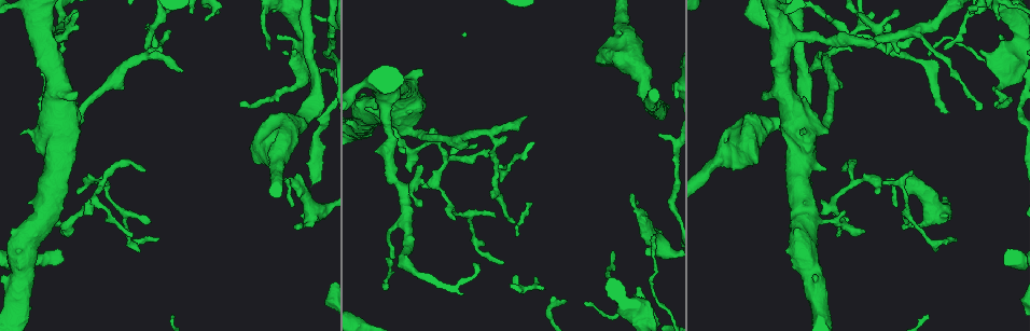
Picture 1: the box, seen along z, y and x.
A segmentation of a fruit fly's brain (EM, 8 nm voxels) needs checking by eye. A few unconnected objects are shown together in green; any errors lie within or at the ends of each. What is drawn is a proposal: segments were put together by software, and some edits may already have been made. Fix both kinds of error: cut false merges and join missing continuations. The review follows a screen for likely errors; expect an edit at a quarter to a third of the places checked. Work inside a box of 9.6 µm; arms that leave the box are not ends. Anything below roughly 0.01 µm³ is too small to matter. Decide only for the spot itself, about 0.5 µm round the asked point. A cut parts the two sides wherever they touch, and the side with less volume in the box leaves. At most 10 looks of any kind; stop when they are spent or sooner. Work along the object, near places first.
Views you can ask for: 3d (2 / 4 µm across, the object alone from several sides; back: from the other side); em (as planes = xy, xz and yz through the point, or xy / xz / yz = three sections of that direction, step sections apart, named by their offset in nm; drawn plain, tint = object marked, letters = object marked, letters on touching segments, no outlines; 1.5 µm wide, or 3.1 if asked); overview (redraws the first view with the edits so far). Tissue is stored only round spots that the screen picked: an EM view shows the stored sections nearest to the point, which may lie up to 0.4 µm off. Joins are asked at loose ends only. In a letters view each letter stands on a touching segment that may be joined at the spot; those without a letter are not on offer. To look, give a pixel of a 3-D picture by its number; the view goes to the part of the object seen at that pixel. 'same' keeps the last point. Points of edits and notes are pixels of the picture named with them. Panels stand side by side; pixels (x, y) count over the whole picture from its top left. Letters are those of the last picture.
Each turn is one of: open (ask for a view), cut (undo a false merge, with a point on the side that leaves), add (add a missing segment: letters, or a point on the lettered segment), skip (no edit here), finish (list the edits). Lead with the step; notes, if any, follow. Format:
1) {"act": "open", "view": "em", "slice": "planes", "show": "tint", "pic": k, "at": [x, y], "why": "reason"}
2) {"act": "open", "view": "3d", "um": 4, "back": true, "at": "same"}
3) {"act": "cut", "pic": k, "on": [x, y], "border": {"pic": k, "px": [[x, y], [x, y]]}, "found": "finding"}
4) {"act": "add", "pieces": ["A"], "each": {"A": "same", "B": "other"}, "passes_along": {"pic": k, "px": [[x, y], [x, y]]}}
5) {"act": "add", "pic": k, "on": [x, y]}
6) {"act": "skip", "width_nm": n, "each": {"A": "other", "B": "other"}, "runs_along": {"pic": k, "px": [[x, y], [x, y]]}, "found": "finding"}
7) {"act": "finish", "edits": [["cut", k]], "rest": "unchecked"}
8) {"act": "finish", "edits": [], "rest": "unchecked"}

{"act": "open", "view": "3d", "um": 4, "back": true, "pic": 1, "at": [239, 104], "why": "thin end"}

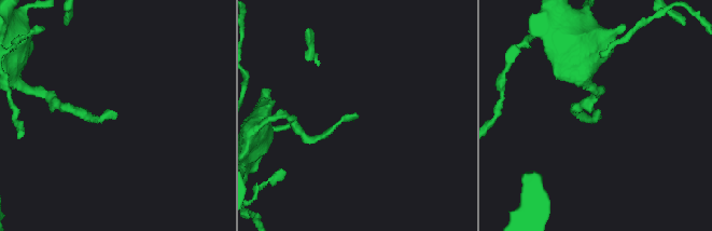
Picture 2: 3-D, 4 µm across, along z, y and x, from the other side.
{"act": "open", "view": "em", "slice": "planes", "show": "letters", "pic": 2, "at": [596, 119]}

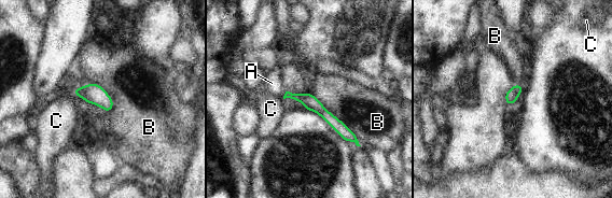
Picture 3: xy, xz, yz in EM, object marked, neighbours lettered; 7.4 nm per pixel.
{"act": "add", "pieces": ["A"], "each": {"A": "same", "B": "other", "C": "other"}, "passes_along": {"pic": 3, "px": [[310, 102], [284, 95], [272, 83]]}, "found": "the neuron continues"}

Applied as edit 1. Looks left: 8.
{"act": "open", "view": "em", "slice": "yz", "step": 4, "show": "plain", "pic": 1, "at": [488, 149], "why": "free end"}

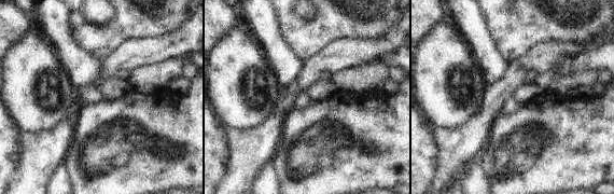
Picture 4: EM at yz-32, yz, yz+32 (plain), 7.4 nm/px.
{"act": "open", "view": "em", "slice": "yz", "step": 4, "show": "letters", "at": "same"}

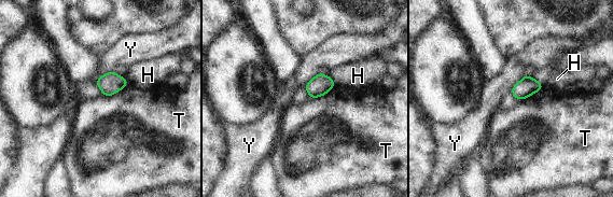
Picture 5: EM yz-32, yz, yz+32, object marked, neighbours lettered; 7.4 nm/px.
{"act": "skip", "width_nm": 140, "longest_contact_nm": ["T", 220], "each": {"H": "other", "T": "other", "Y": "other"}, "found": "no lettered segment goes on from it"}

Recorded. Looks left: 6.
{"act": "open", "view": "3d", "um": 4, "pic": 1, "at": [296, 226], "why": "branch stops here"}

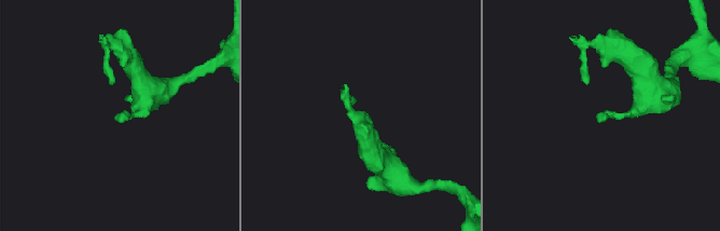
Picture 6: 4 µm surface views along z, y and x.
{"act": "open", "view": "em", "slice": "xy", "step": 8, "show": "letters", "pic": 6, "at": [603, 113]}

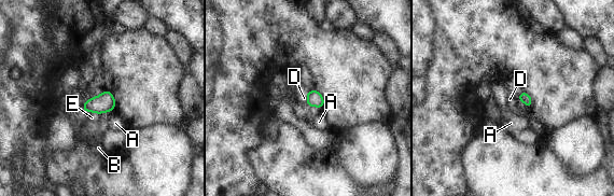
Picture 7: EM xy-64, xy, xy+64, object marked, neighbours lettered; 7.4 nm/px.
{"act": "open", "view": "em", "slice": "planes", "show": "letters", "at": "same"}

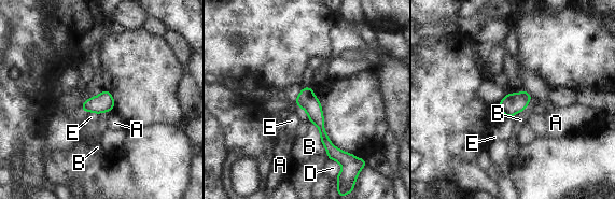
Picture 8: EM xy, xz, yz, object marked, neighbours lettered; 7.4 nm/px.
{"act": "skip", "each": {"A": "other", "B": "other", "D": "other", "E": "other"}, "border": {"pic": 8, "px": [[329, 158], [340, 165]]}, "found": "none of them fits"}

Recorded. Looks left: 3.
{"act": "open", "view": "em", "um": 3.1, "slice": "planes", "show": "tint", "pic": 1, "at": [394, 129], "why": "abrupt turn"}

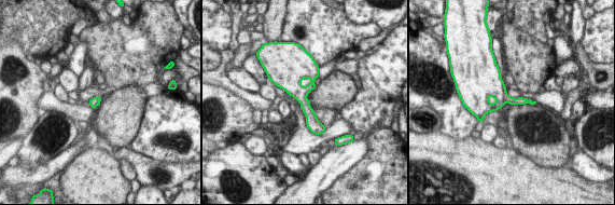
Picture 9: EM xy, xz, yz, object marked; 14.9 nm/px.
{"act": "open", "view": "em", "um": 3.1, "slice": "planes", "show": "letters", "at": "same", "why": "what lies round it"}

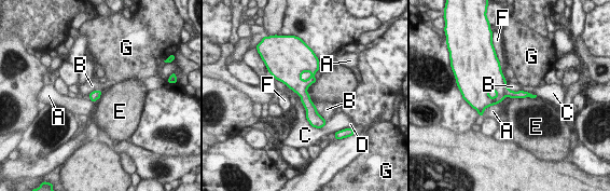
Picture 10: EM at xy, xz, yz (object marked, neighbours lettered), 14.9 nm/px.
{"act": "skip", "each": {"A": "other", "B": "other", "C": "other", "D": "other", "E": "other", "F": "other", "G": "other"}, "border": {"pic": 10, "px": [[526, 96], [511, 98]]}, "found": "one neuron here"}

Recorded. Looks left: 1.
{"act": "finish", "edits": [["add", 3]], "rest": "unchecked"}

